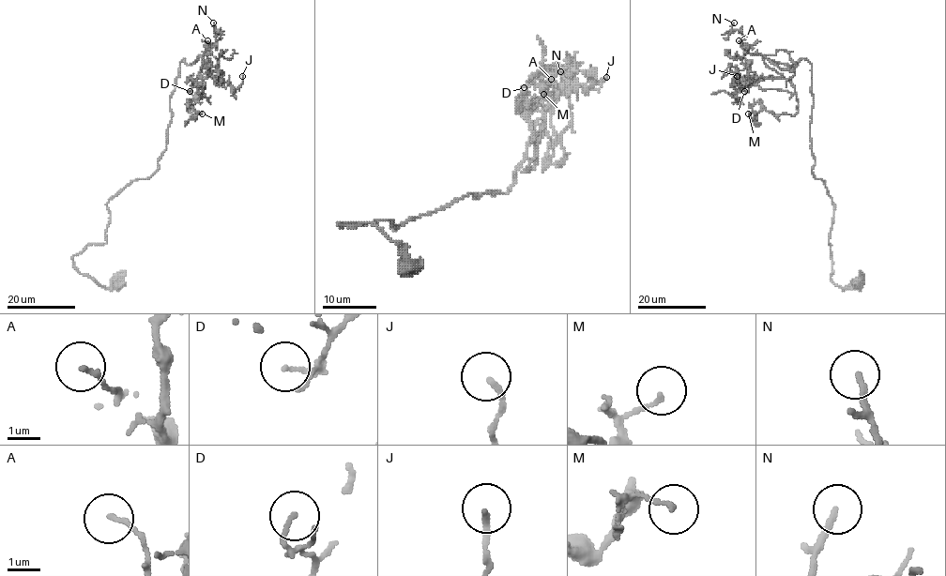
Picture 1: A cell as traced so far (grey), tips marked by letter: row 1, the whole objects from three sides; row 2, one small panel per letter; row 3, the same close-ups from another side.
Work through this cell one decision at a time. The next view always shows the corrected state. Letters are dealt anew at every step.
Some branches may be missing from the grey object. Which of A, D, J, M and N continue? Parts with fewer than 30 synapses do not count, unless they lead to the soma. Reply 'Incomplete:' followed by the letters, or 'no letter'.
Incomplete: no letter

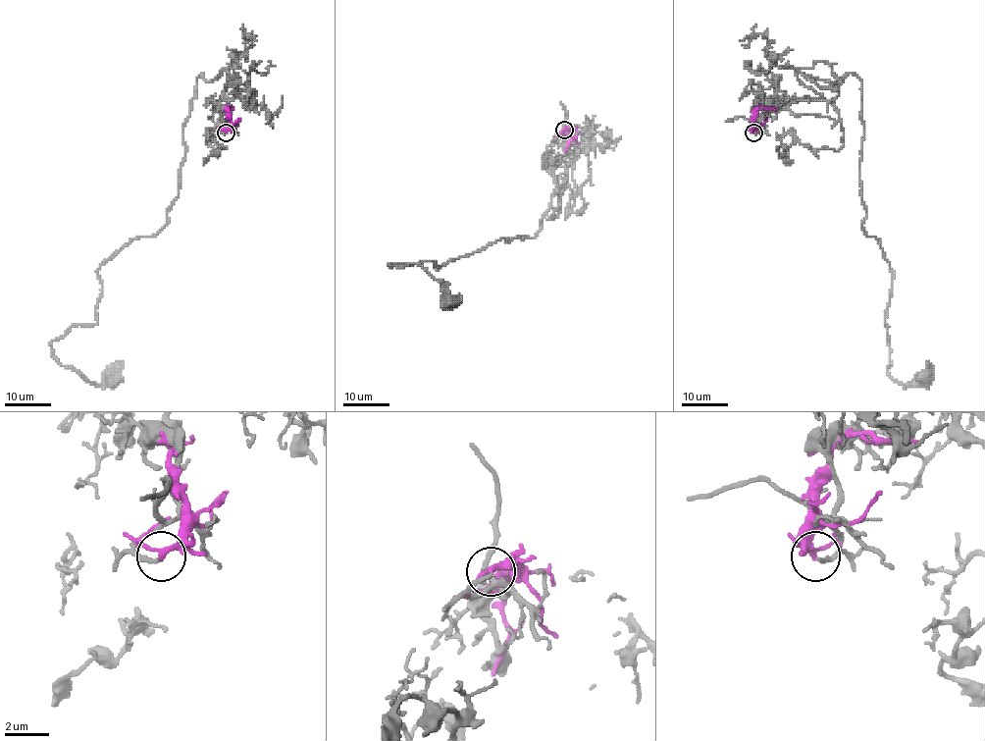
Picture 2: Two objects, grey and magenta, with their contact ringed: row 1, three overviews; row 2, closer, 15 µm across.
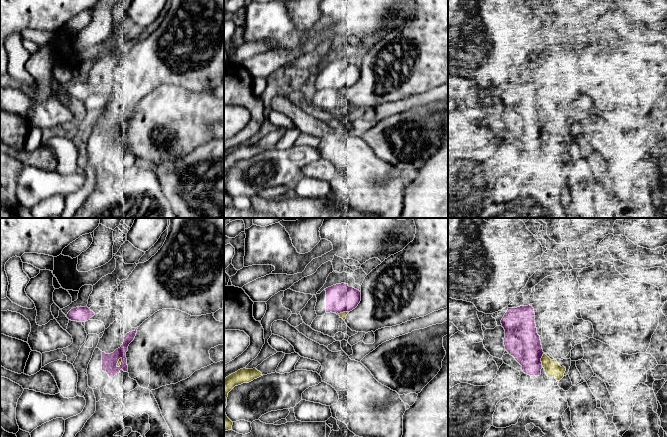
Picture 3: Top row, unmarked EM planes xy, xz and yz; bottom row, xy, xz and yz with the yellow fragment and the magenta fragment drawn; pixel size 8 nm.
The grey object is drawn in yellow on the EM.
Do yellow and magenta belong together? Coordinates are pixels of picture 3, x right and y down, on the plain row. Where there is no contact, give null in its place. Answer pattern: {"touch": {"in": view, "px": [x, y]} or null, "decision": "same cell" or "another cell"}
{"touch": {"in": "yz", "px": [541, 135]}, "decision": "another cell"}

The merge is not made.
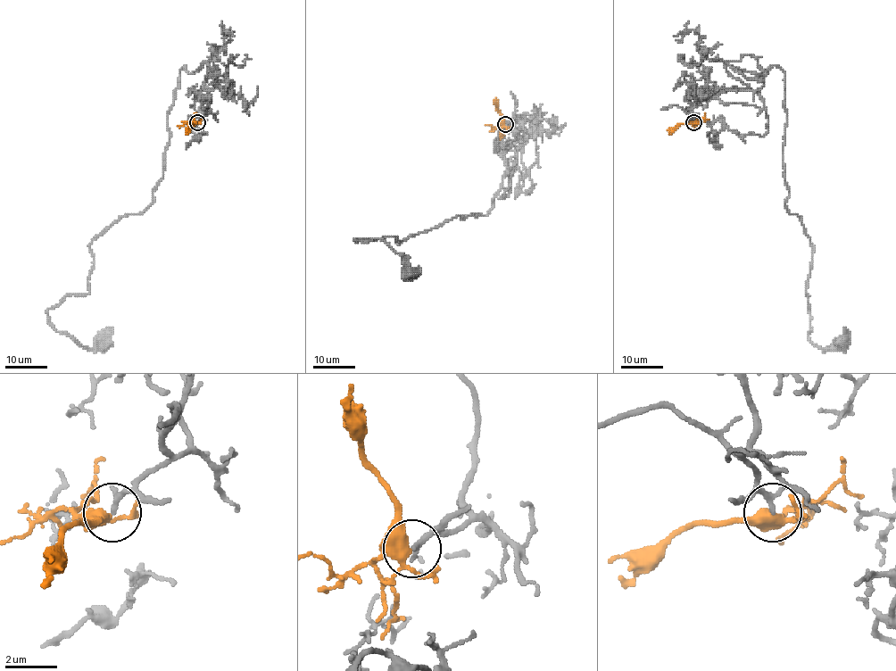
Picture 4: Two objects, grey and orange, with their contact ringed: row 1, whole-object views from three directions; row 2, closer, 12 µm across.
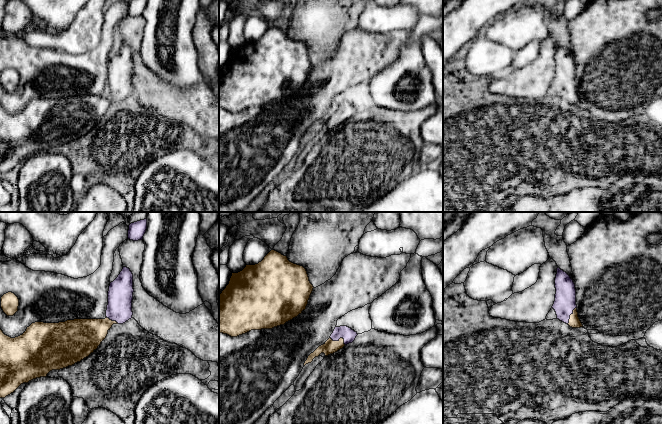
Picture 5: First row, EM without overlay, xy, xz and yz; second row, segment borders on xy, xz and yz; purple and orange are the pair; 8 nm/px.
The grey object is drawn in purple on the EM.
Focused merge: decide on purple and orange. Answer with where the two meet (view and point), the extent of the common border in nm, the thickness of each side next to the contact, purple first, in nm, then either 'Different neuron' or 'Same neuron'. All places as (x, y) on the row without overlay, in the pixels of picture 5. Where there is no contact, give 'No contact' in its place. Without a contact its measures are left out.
Touches purple at xz (339, 114). Shared border 140 nm. Thickness 110 nm (purple) against 110 nm. Same neuron

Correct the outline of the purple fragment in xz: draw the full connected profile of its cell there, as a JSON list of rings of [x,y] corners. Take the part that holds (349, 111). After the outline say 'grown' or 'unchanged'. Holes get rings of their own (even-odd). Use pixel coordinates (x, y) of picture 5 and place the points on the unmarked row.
[[[347,102],[335,103],[330,114],[308,132],[307,136],[304,139],[304,142],[308,139],[311,139],[313,135],[315,133],[318,133],[321,129],[324,129],[325,132],[328,132],[337,128],[345,121],[352,119],[357,111],[357,108]]]; grown

